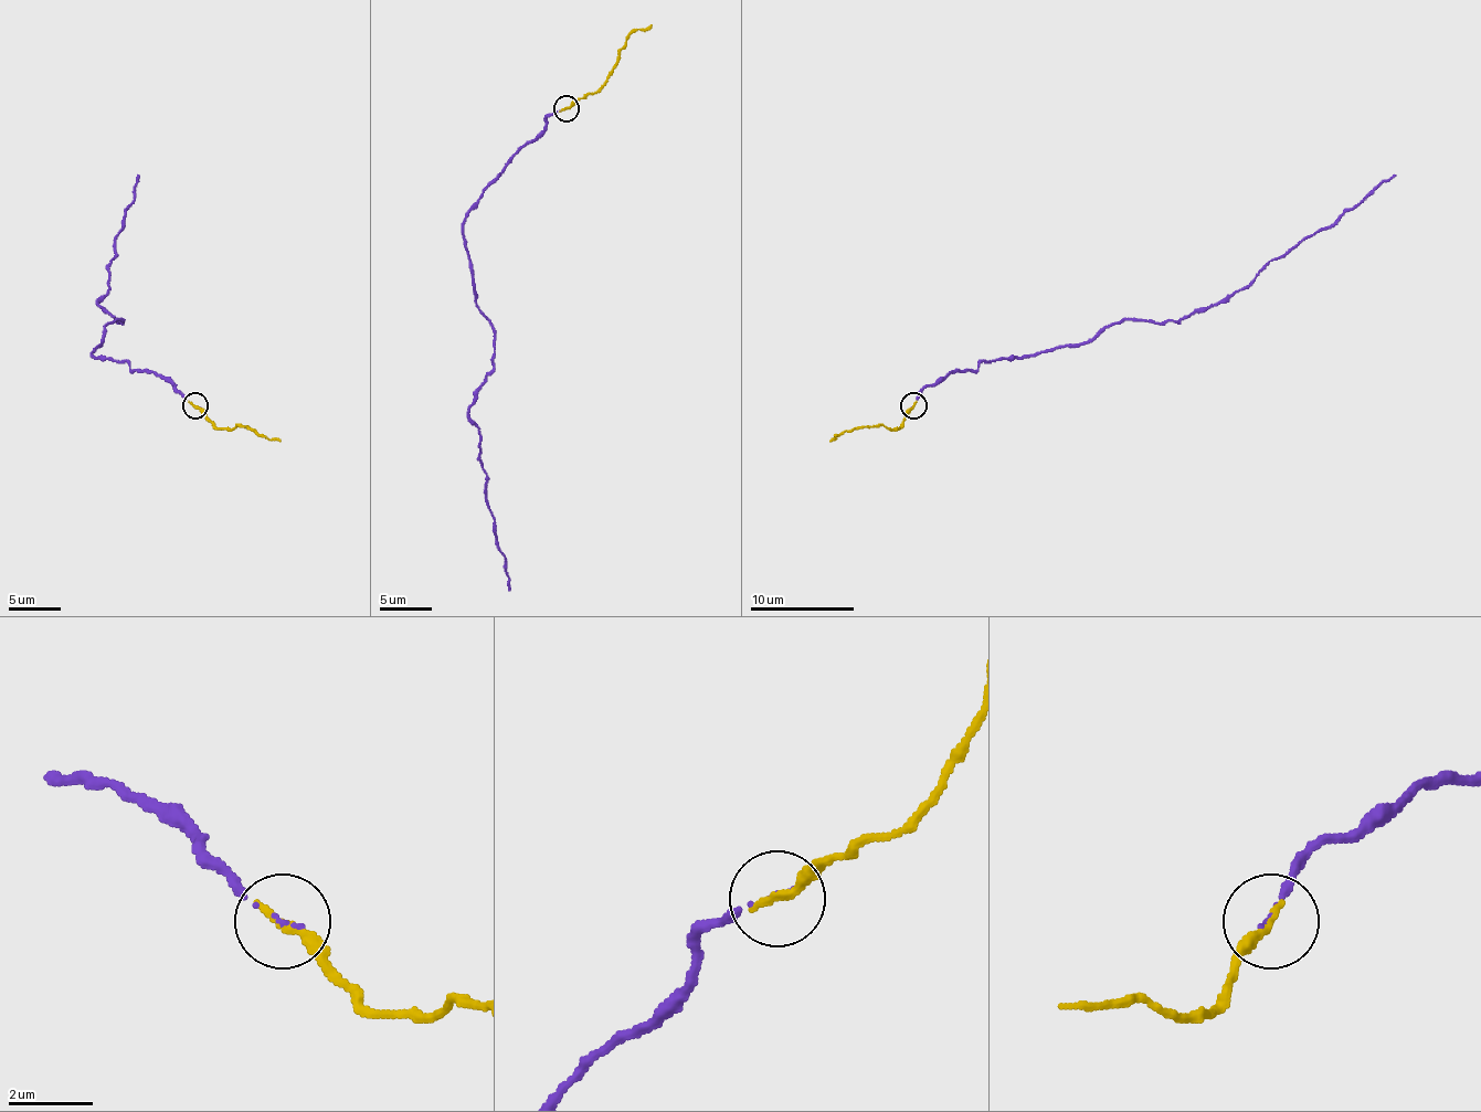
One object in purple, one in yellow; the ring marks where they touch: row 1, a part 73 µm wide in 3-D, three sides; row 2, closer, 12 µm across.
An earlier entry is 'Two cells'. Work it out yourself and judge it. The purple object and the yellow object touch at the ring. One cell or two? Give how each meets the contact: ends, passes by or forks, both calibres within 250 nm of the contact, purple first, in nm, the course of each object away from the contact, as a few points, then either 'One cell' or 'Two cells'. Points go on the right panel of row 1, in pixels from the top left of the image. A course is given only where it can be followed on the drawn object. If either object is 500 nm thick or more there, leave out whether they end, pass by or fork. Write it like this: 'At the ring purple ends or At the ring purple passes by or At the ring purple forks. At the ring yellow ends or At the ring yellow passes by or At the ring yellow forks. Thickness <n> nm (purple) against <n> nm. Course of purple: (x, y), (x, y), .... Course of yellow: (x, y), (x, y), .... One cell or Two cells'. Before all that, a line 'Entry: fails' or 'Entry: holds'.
Entry: holds
At the ring purple ends. At the ring yellow ends. Thickness 70 nm (purple) against 240 nm. Course of purple: (913, 405), (952, 371), (1086, 345), (1128, 319), (1176, 321), (1224, 303), (1396, 175). Course of yellow: (913, 405), (897, 429), (858, 426), (829, 442). Two cells

